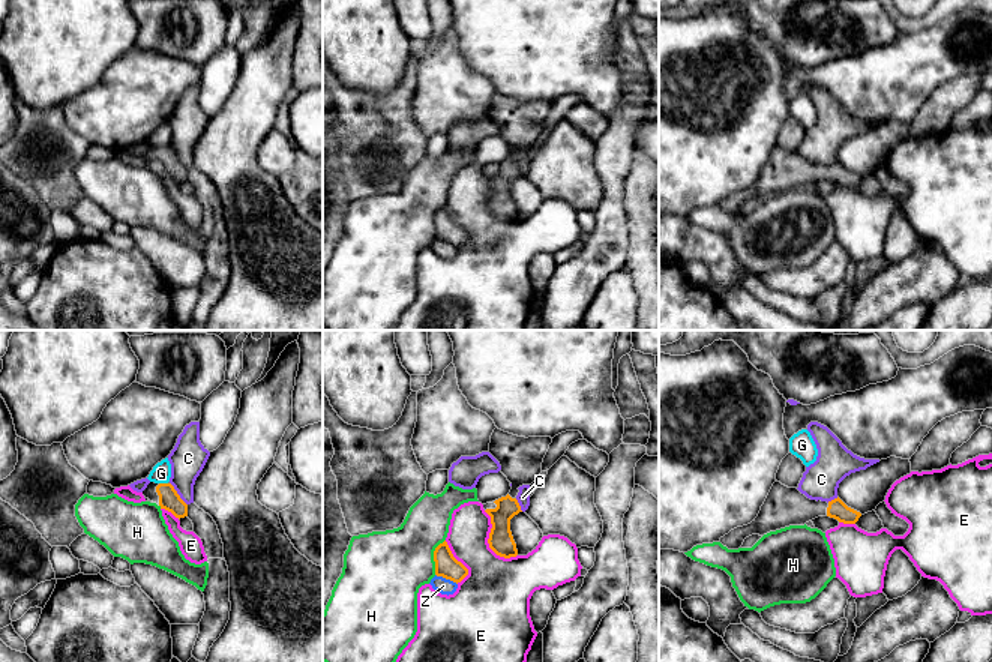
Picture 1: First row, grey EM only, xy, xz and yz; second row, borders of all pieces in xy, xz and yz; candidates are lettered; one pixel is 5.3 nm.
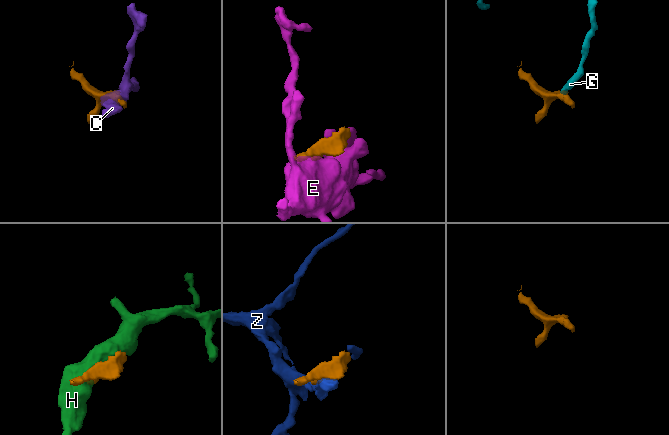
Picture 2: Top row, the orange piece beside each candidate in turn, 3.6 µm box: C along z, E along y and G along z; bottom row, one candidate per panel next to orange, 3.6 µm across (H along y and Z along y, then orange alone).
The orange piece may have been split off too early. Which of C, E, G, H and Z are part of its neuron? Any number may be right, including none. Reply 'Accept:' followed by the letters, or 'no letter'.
Accept: no letter

